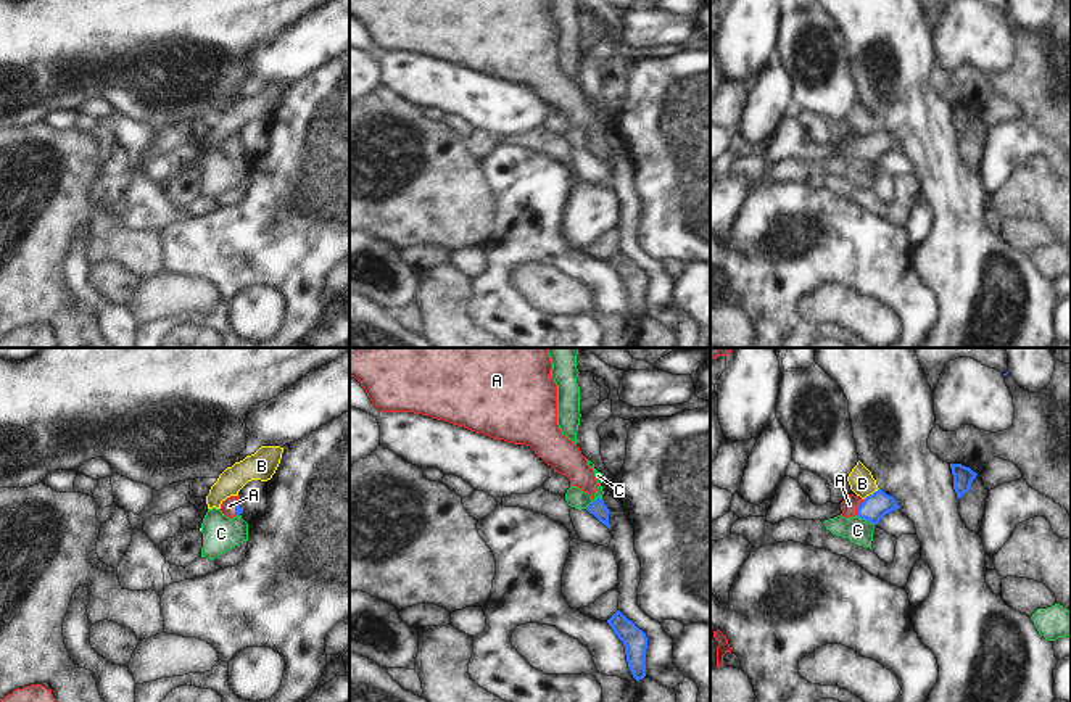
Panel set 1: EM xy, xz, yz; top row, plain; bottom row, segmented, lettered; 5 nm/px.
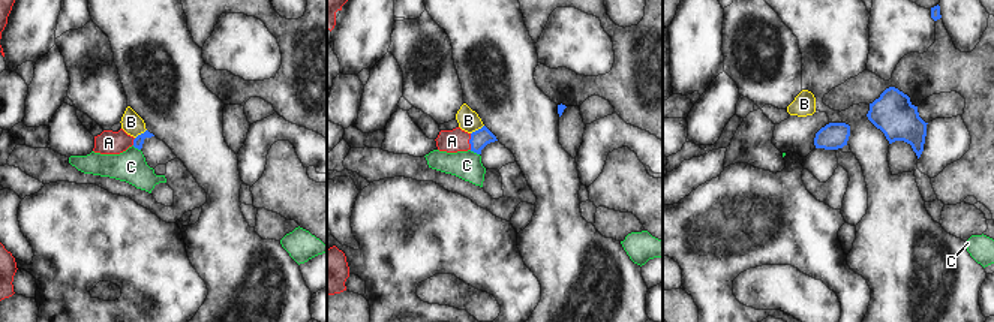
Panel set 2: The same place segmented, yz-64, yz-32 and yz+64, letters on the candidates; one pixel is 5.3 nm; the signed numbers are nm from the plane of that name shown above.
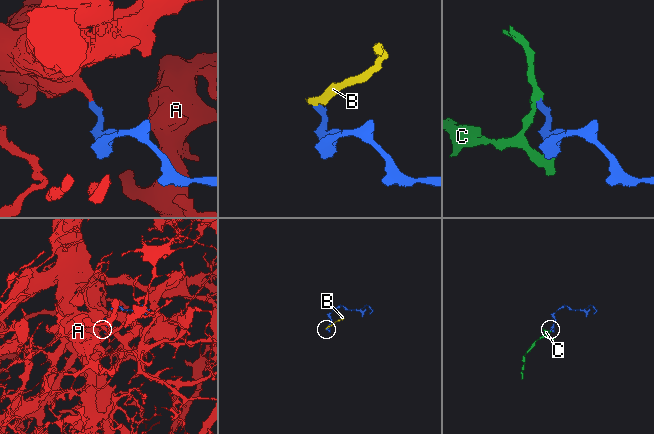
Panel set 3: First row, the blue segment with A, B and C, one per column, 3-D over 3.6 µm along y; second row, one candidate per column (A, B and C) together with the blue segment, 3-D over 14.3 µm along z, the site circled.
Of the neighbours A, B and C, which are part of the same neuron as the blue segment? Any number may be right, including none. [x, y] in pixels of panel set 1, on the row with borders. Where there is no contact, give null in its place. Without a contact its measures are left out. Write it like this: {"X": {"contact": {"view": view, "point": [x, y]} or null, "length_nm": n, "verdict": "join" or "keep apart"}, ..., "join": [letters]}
{"A": {"contact": {"view": "yz", "point": [857, 507]}, "length_nm": 90, "verdict": "join"}, "B": {"contact": {"view": "yz", "point": [870, 495]}, "length_nm": 100, "verdict": "keep apart"}, "C": {"contact": {"view": "yz", "point": [865, 519]}, "length_nm": 110, "verdict": "keep apart"}, "join": ["A"]}

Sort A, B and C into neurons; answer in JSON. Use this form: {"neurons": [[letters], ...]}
{"neurons": [["A"], ["B", "C"]]}

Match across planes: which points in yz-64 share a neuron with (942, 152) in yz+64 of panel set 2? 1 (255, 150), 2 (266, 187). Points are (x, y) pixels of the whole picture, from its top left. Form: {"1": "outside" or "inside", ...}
{"1": "inside", "2": "outside"}

